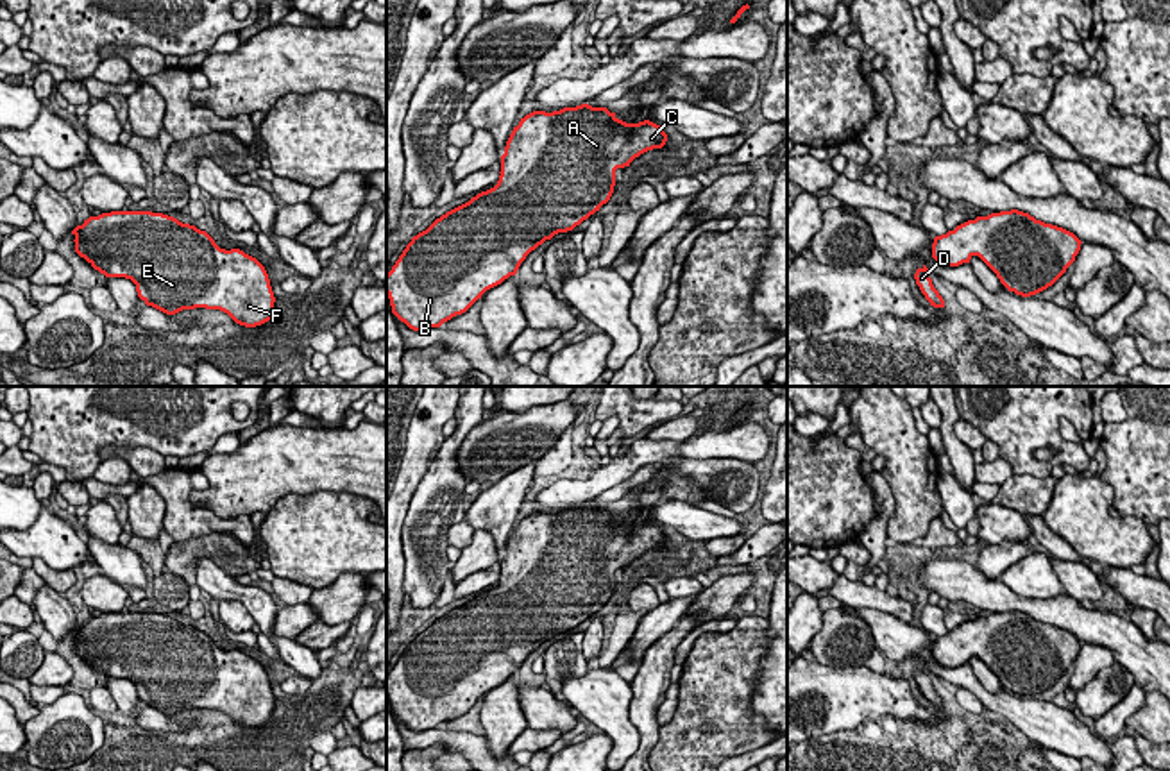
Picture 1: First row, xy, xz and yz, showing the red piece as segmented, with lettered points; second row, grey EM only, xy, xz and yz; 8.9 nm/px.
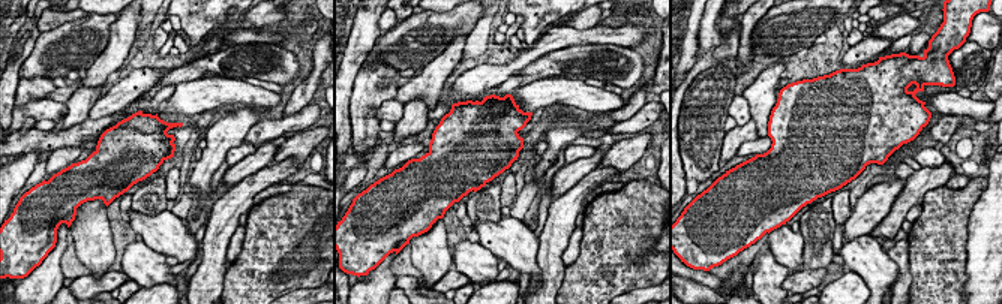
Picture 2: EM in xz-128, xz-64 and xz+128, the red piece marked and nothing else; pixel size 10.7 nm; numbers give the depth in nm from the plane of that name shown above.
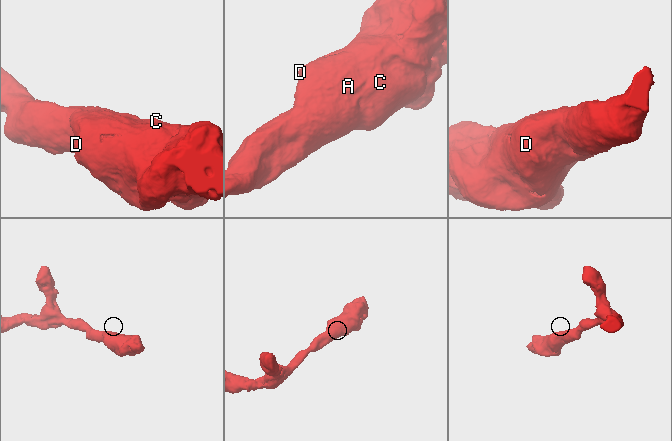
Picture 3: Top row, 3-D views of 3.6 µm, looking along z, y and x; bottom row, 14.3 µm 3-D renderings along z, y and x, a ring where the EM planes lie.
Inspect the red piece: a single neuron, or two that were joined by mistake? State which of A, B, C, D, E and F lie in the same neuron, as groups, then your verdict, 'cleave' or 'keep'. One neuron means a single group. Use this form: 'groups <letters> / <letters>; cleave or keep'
groups A B C D E F; keep

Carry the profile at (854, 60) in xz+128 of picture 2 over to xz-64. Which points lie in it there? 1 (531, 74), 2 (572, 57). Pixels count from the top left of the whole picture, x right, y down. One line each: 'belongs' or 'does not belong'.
1: does not belong
2: does not belong

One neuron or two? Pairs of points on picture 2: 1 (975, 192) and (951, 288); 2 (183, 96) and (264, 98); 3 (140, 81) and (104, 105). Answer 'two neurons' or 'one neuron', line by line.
1: one neuron
2: one neuron
3: one neuron

